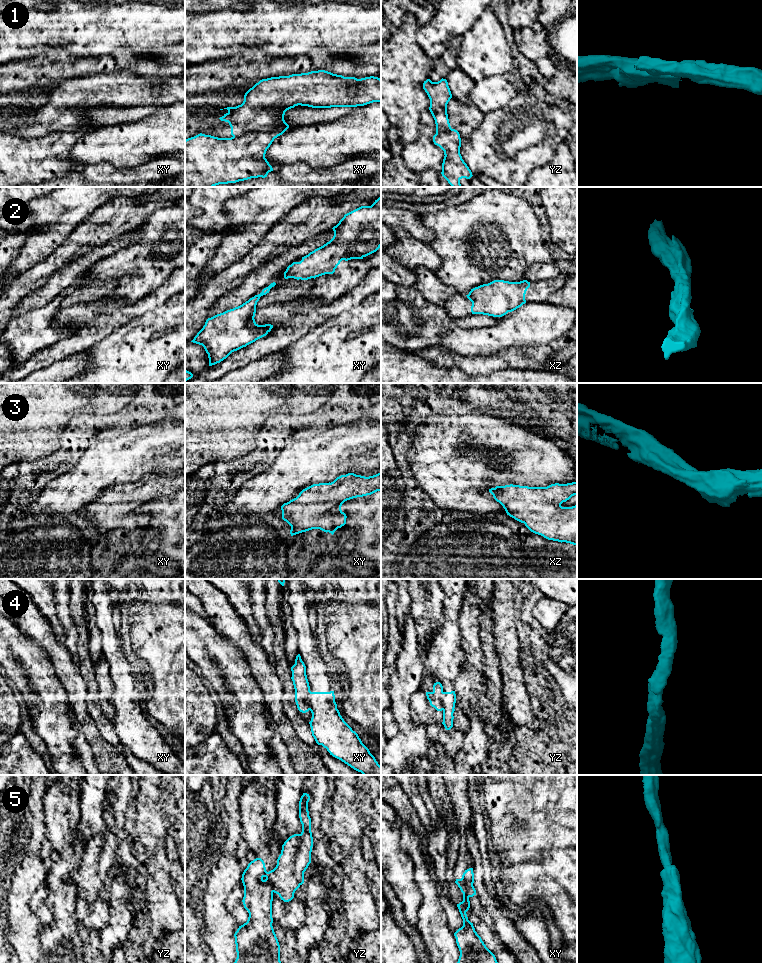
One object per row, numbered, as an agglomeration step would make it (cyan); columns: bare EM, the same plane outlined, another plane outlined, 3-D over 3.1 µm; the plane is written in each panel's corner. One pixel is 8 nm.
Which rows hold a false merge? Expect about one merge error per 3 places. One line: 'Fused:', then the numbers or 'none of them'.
Fused: 1, 4, 5

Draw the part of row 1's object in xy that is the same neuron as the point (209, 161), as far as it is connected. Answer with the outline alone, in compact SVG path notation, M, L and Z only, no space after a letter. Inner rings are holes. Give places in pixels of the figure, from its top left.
M287 129L272 132L249 132L231 138L218 138L198 134L185 140L185 187L214 187L236 183L251 178L267 177L273 171L265 158L267 149L275 138Z

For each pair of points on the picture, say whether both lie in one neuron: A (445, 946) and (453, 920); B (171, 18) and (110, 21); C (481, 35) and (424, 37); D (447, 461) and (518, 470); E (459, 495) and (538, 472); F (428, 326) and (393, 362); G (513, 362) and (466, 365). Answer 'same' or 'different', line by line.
A: different
B: same
C: different
D: same
E: same
F: different
G: same

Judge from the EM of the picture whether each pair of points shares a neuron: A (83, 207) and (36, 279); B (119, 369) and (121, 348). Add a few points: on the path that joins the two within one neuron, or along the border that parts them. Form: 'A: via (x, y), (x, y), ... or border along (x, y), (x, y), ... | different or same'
A: border along (85, 219), (77, 226) | different
B: via (121, 364), (121, 353) | same

